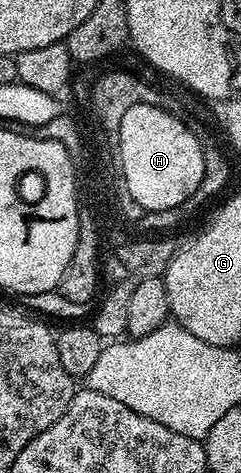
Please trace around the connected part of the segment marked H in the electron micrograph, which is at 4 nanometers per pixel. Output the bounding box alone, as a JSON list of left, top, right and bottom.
[119,105,204,213]

